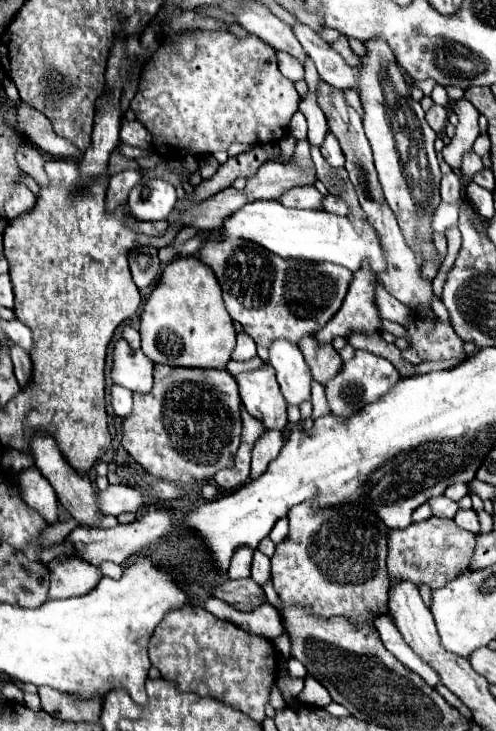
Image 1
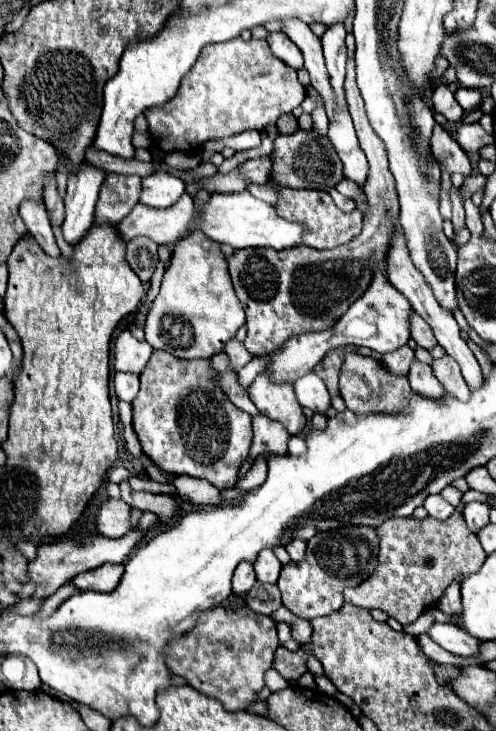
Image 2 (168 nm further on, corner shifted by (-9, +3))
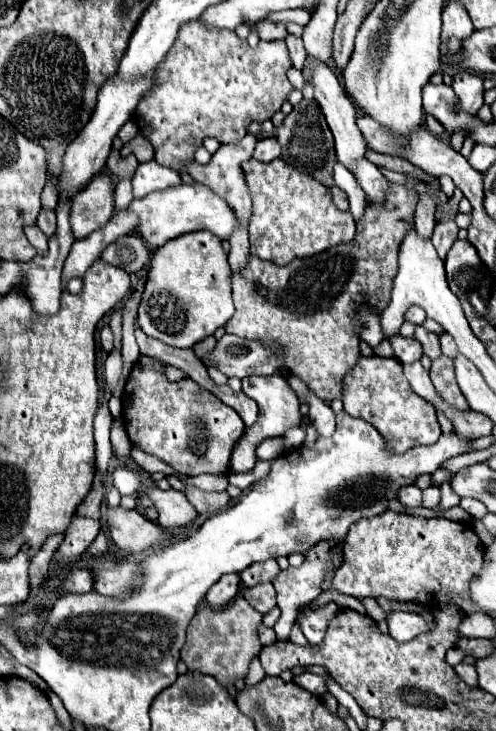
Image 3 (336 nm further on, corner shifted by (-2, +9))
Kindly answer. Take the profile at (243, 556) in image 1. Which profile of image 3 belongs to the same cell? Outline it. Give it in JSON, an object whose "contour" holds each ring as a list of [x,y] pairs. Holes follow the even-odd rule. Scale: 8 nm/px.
{"contour":[[[226,574],[226,576],[222,576],[214,584],[214,588],[210,588],[206,592],[206,596],[204,596],[206,604],[210,608],[222,608],[222,606],[230,604],[236,598],[236,594],[238,594],[238,584],[240,584],[240,576],[238,574]]]}

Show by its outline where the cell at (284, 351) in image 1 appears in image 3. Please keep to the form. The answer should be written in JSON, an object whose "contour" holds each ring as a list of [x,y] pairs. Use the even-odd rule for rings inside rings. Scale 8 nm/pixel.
{"contour":[[[308,394],[308,406],[310,406],[308,420],[316,428],[316,432],[320,436],[332,436],[334,434],[334,428],[336,428],[336,422],[334,422],[334,412],[330,410],[330,406],[326,406],[314,394]]]}

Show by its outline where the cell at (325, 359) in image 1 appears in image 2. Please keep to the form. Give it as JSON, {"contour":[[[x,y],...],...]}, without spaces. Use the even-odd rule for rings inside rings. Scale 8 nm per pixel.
{"contour":[[[355,352],[345,354],[343,366],[339,372],[339,394],[345,400],[347,408],[357,414],[369,412],[397,412],[405,406],[405,398],[409,396],[409,382],[407,378],[393,378],[377,366],[377,360],[369,356],[359,356]]]}

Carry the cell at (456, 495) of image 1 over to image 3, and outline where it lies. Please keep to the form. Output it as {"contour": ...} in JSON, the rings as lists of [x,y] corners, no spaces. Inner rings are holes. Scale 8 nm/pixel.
{"contour":[[[434,486],[426,488],[422,496],[424,496],[424,498],[422,498],[424,508],[436,508],[436,506],[440,504],[440,490],[438,490],[438,488],[434,488]]]}

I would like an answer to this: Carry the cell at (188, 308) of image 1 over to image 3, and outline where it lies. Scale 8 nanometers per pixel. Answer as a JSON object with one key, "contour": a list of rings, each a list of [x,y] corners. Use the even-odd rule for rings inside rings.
{"contour":[[[200,230],[200,232],[188,232],[178,238],[172,238],[164,246],[160,246],[148,268],[146,286],[142,292],[140,308],[138,308],[138,326],[152,338],[158,338],[160,342],[176,348],[192,348],[202,338],[216,332],[216,328],[224,326],[232,314],[234,314],[234,302],[232,302],[232,286],[230,286],[232,270],[226,260],[226,252],[222,248],[220,238],[214,234]]]}

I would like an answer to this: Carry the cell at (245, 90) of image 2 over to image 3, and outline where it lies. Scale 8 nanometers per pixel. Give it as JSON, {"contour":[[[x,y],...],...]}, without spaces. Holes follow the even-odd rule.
{"contour":[[[200,20],[182,24],[174,46],[158,66],[152,90],[140,98],[134,110],[140,134],[154,146],[154,160],[160,166],[184,174],[183,165],[194,160],[195,150],[202,145],[203,138],[216,138],[220,144],[240,142],[246,136],[248,124],[264,122],[280,110],[286,94],[292,90],[292,84],[286,78],[290,66],[292,62],[284,40],[260,42],[258,48],[250,48],[248,42],[236,36],[236,32],[206,26]]]}

